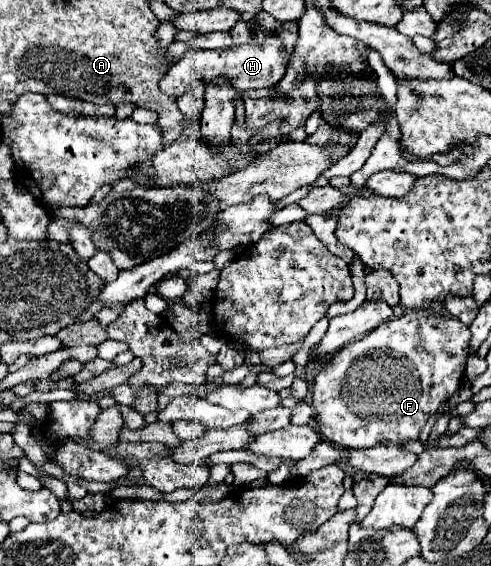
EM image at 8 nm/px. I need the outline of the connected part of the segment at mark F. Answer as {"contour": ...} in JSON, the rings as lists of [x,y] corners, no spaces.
{"contour":[[[414,309],[398,319],[390,319],[374,329],[360,341],[348,343],[330,361],[324,363],[314,381],[312,407],[316,413],[316,429],[332,443],[362,449],[380,441],[392,441],[396,445],[416,441],[422,427],[440,405],[450,399],[464,381],[464,367],[470,349],[470,329],[456,317],[418,315]]]}

